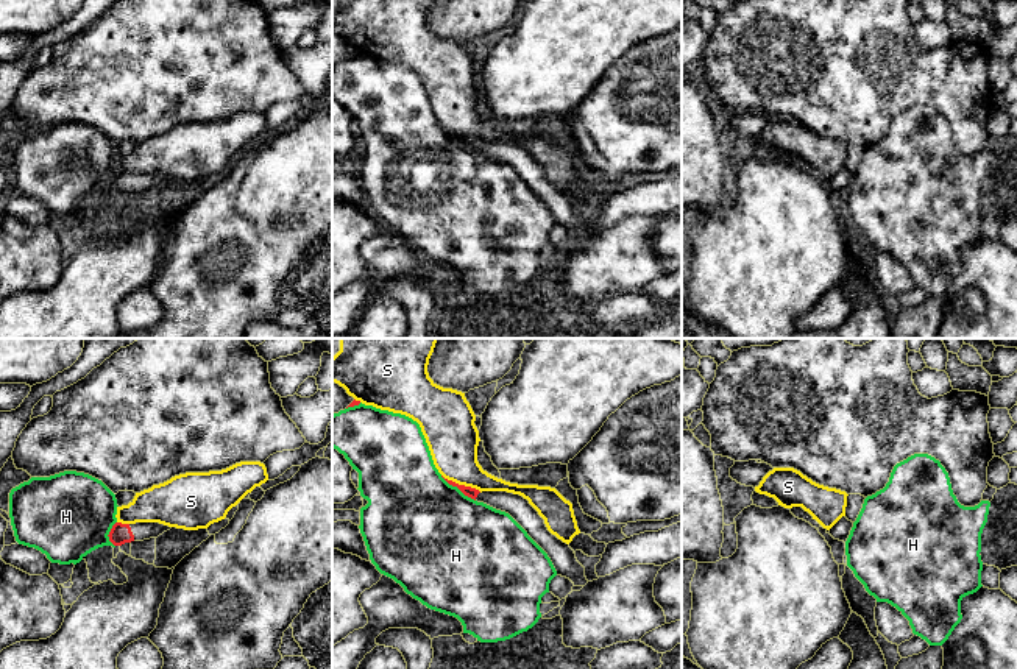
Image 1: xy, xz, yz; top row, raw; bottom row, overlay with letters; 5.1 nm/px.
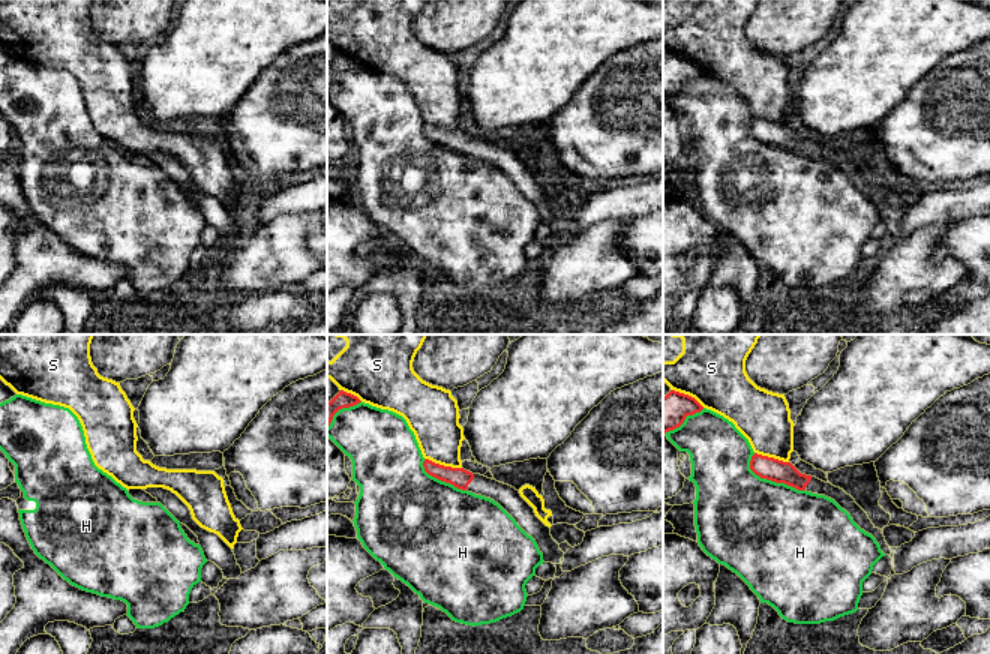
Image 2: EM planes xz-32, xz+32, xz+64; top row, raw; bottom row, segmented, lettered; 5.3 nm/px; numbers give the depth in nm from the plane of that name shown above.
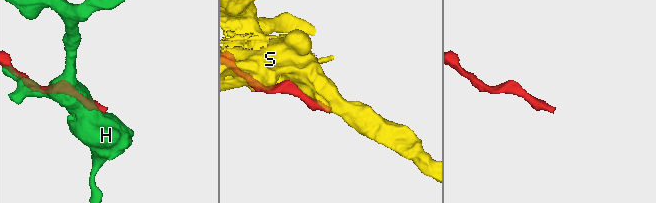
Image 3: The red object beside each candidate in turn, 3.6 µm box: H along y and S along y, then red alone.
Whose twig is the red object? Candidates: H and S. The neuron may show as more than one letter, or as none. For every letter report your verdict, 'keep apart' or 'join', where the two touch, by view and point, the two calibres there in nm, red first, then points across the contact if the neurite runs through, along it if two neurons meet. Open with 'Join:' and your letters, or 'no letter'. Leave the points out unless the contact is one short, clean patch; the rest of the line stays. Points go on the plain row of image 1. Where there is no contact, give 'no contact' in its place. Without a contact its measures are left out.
Join: no letter
H: keep apart; contact xz (457, 138); calibres 50 and 480 nm
S: keep apart; contact xz (462, 136); calibres 50 and 260 nm

